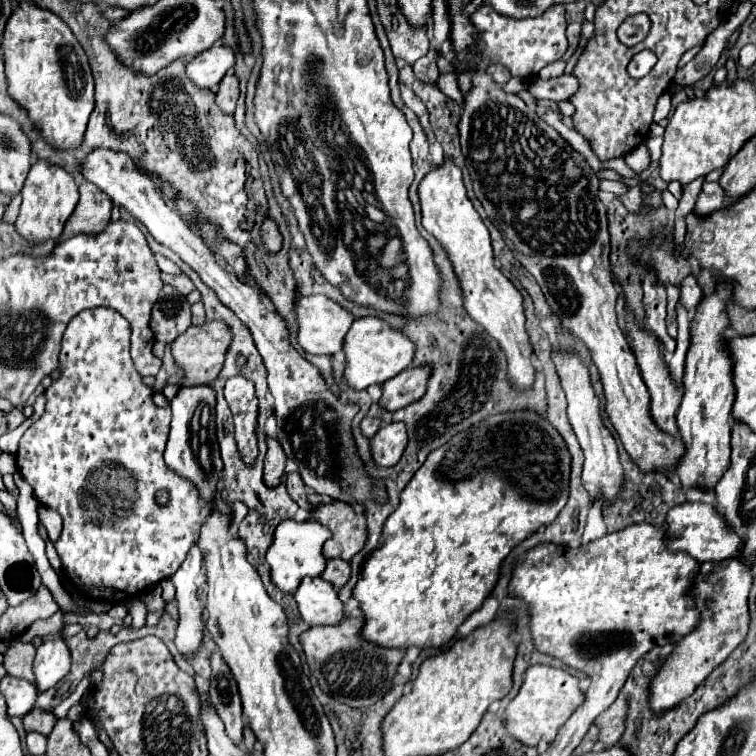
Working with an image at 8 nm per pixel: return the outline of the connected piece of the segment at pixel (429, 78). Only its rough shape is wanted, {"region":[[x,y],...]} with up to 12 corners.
{"region":[[427,54],[413,64],[417,78],[425,84],[437,84],[439,68]]}

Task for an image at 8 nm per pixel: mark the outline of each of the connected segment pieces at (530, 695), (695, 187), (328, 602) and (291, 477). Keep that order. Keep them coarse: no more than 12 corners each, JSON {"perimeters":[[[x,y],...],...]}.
{"perimeters":[[[529,666],[505,708],[525,746],[553,742],[583,702],[577,678]],[[705,178],[683,186],[673,238],[681,242],[681,218],[693,210]],[[303,578],[295,592],[309,626],[343,618],[335,588],[323,578]],[[289,472],[287,492],[303,510],[309,510],[307,490],[297,472]]]}

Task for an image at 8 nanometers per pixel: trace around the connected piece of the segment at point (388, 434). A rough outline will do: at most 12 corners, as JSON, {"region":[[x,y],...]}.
{"region":[[391,422],[371,438],[377,466],[395,466],[407,446],[403,422]]}

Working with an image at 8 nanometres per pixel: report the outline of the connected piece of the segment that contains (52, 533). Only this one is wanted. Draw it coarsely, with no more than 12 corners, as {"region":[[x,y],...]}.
{"region":[[41,504],[37,506],[39,524],[47,528],[55,542],[61,532],[61,516]]}

